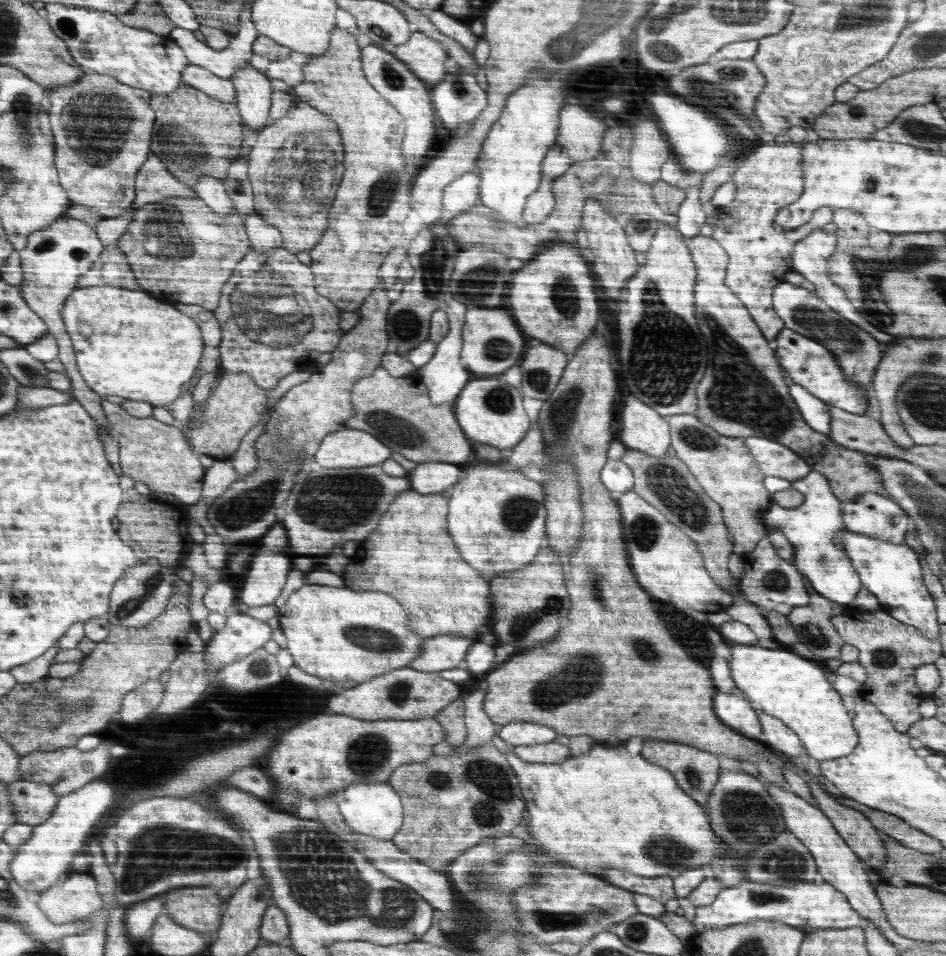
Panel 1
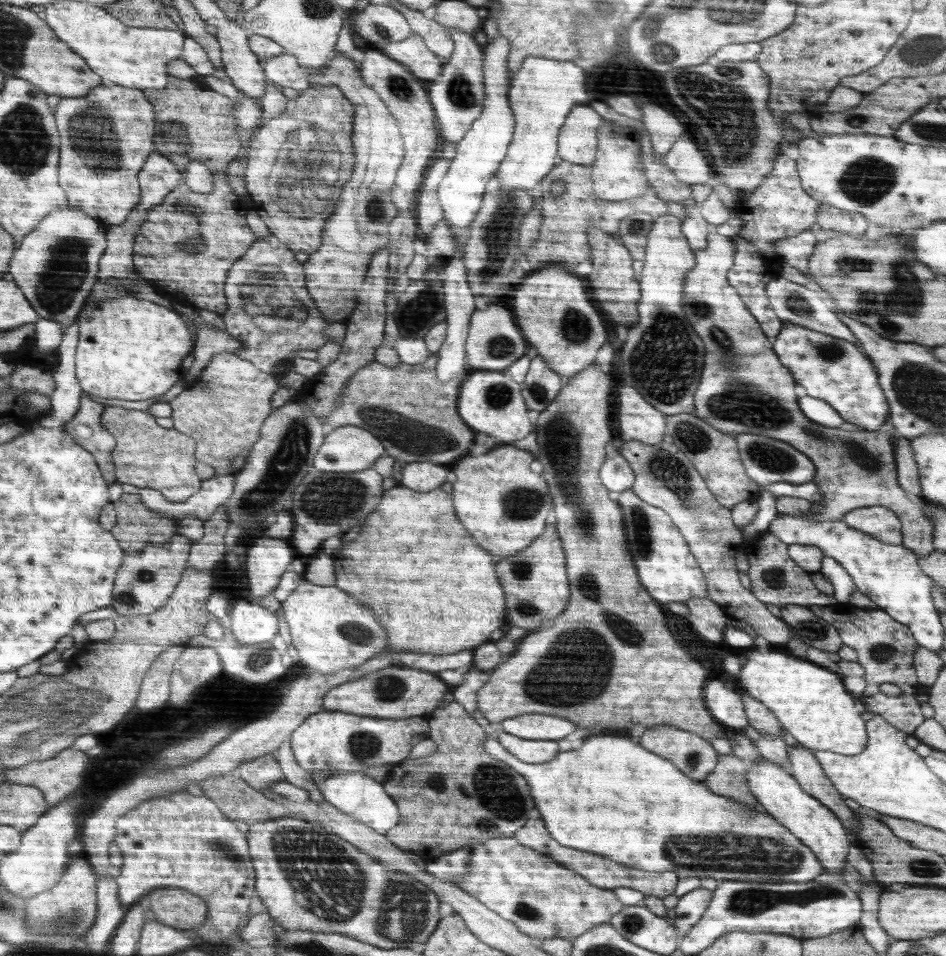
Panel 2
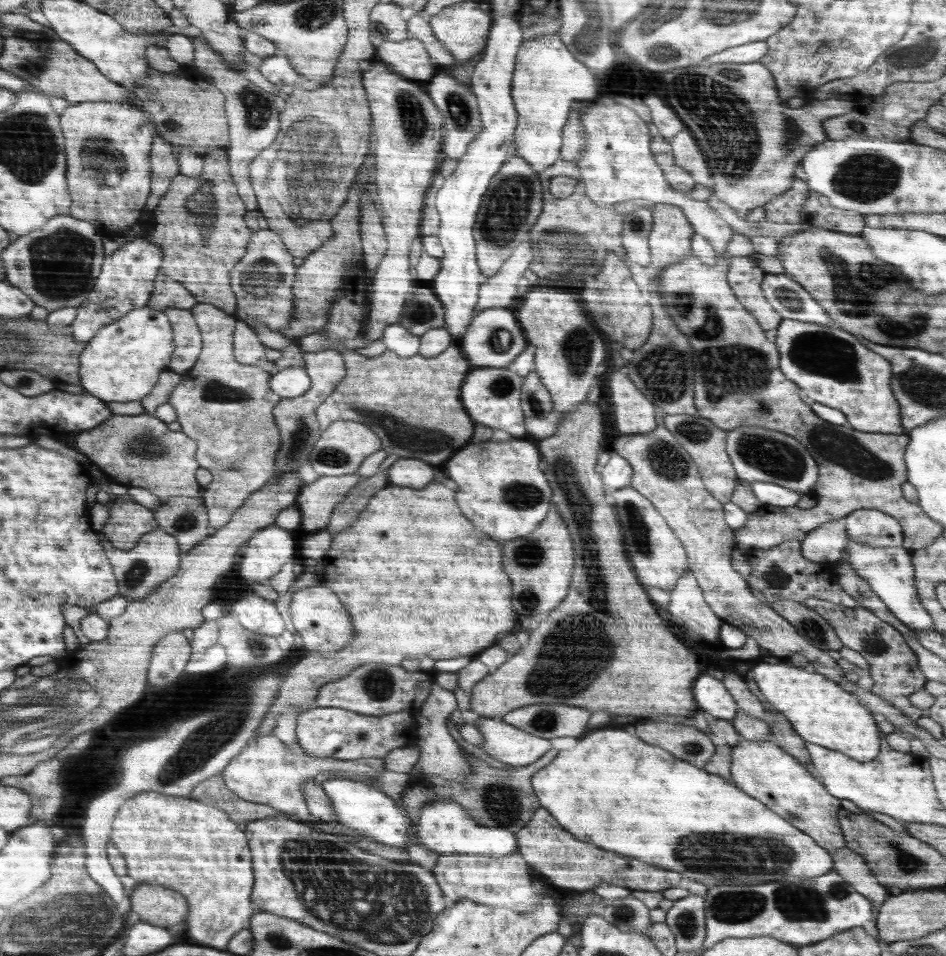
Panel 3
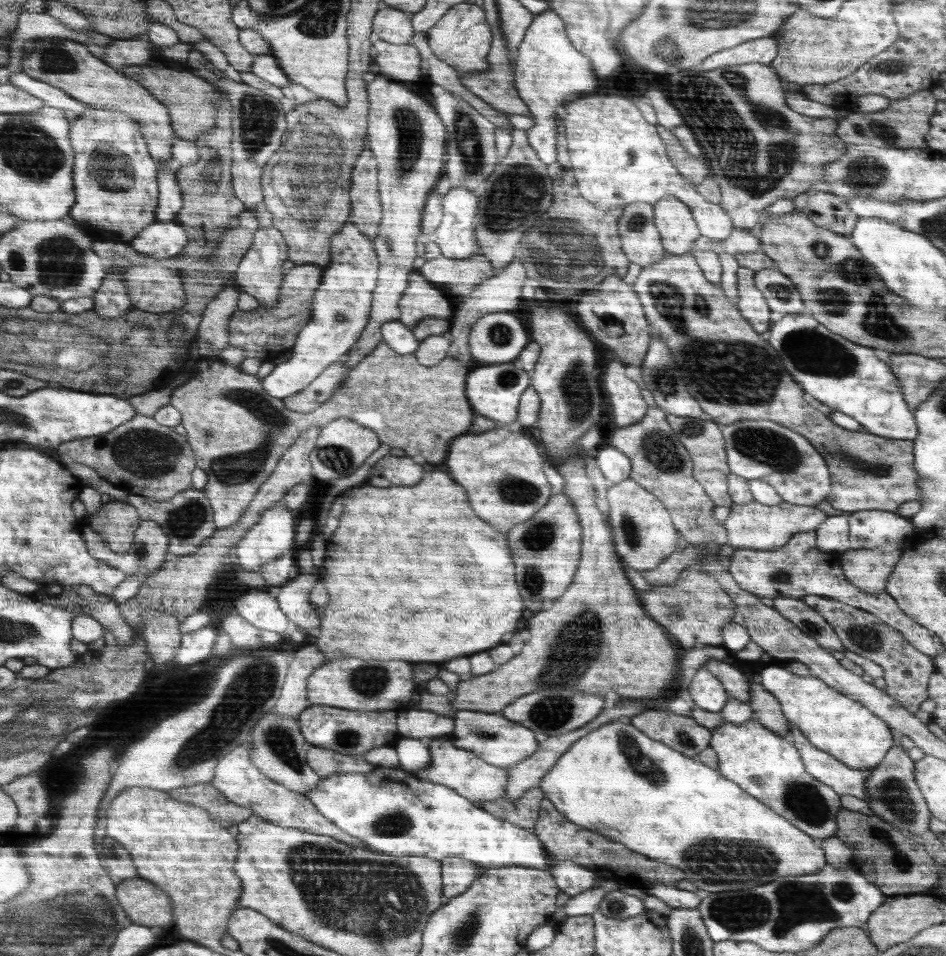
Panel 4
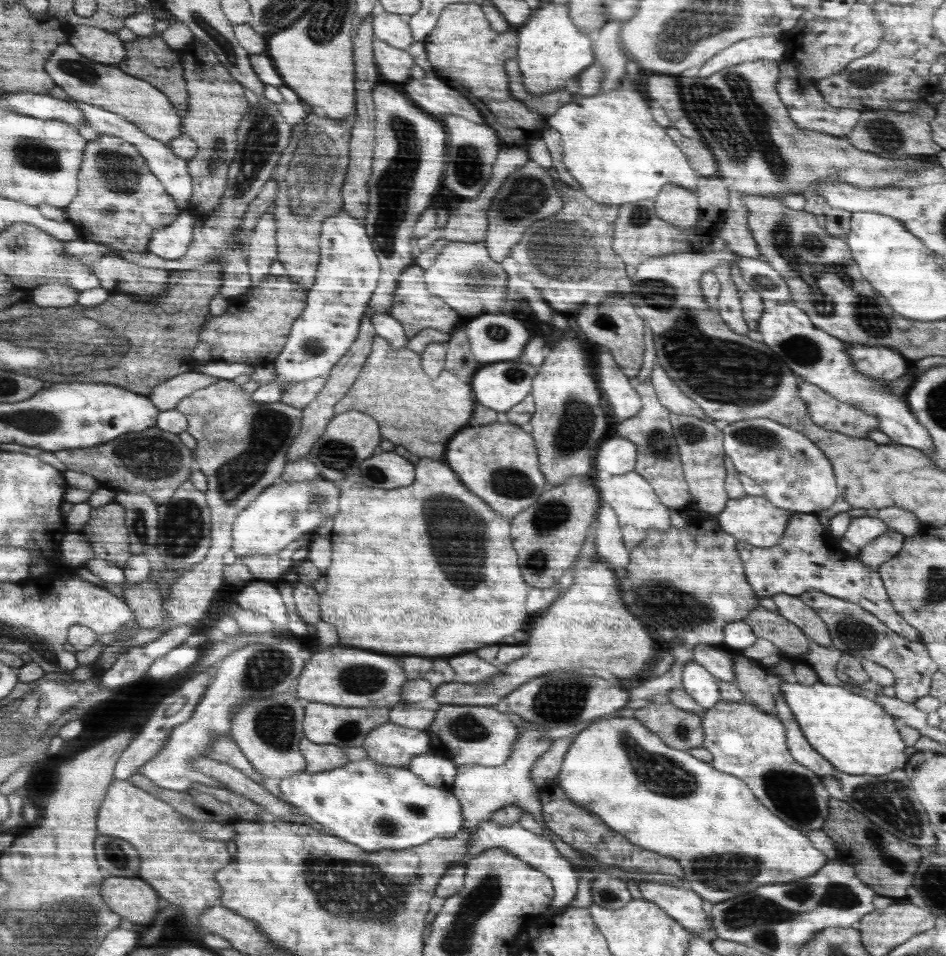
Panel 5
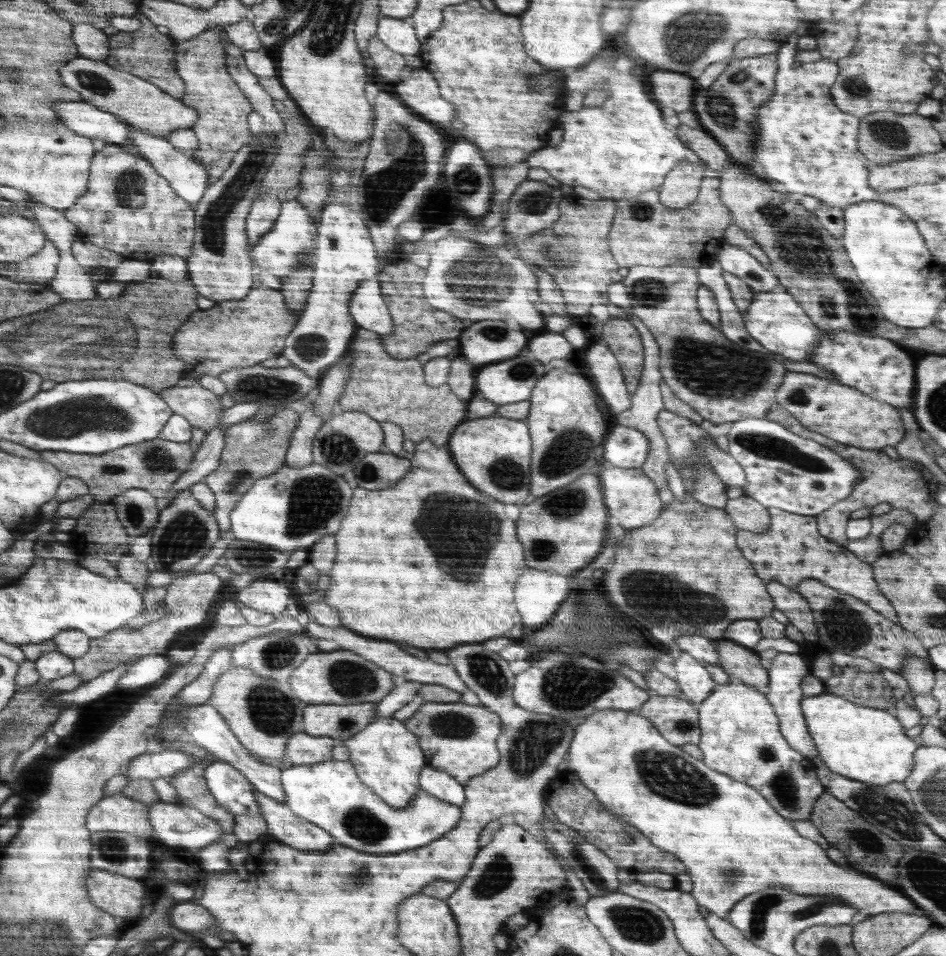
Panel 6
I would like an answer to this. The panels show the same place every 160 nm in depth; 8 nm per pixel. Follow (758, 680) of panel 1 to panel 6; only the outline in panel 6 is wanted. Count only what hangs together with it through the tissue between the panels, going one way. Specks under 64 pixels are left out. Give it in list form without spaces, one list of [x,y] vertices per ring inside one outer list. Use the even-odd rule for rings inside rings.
[[[826,690],[816,696],[804,697],[801,700],[801,709],[819,757],[832,772],[878,787],[890,784],[890,781],[904,782],[911,773],[914,764],[913,754],[918,748],[918,744],[912,737],[906,735],[906,729],[893,712],[854,704],[843,696]]]

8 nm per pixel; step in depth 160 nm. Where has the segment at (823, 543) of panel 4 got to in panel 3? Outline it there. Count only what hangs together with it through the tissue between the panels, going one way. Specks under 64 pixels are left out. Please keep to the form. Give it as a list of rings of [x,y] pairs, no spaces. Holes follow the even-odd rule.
[[[838,517],[805,535],[800,550],[810,562],[838,562],[849,538],[845,520]]]

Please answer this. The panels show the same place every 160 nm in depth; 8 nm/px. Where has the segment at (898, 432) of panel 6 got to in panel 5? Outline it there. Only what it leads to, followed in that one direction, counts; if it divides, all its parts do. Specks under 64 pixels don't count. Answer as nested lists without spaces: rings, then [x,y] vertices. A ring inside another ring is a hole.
[[[805,380],[799,384],[798,398],[806,404],[814,424],[826,430],[868,439],[869,432],[878,428],[879,420],[875,416],[858,411],[850,403],[838,401],[832,394]]]

